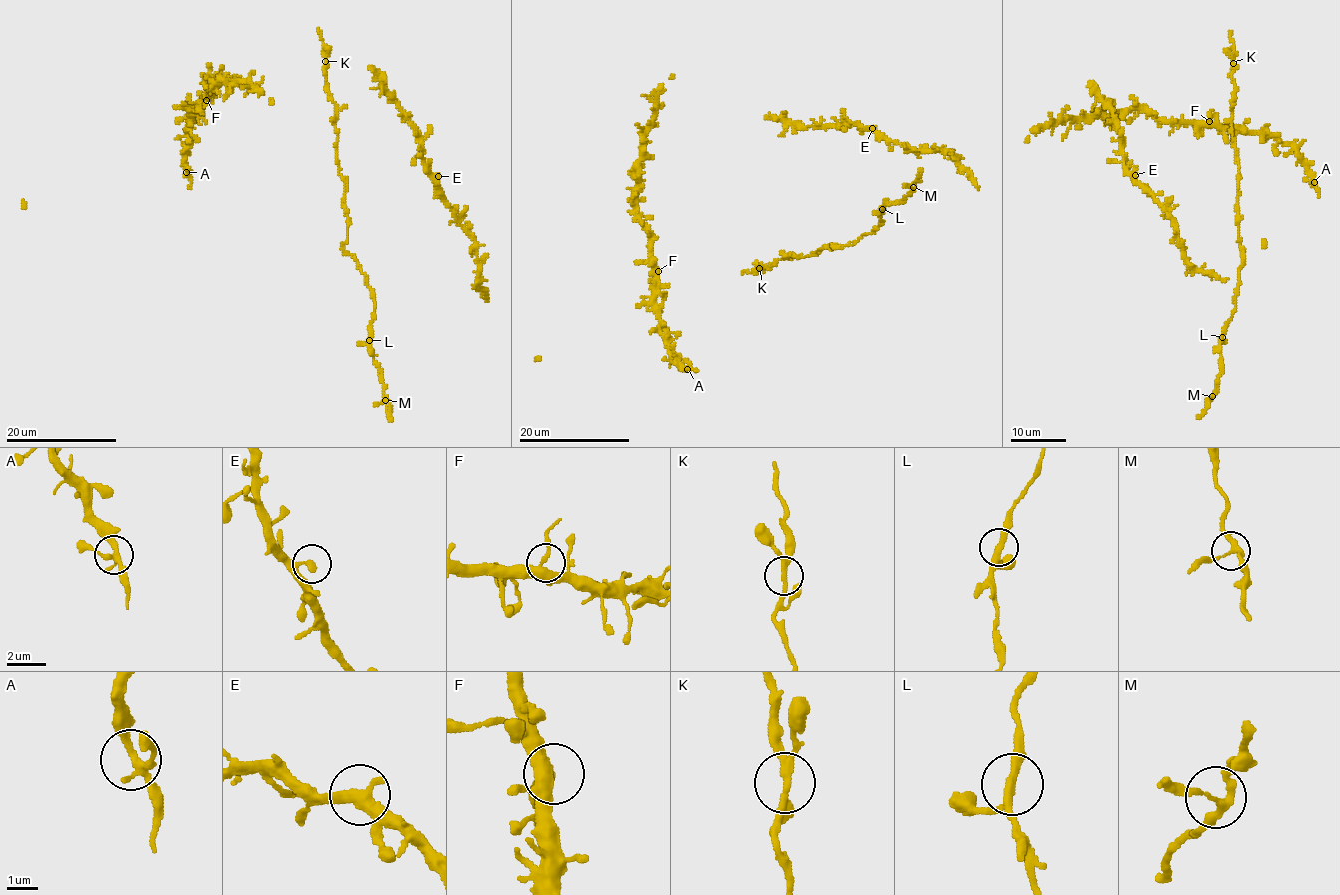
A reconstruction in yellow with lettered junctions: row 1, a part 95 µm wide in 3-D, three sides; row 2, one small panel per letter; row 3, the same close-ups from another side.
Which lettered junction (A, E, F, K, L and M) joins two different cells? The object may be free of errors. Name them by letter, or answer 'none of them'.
none of them

